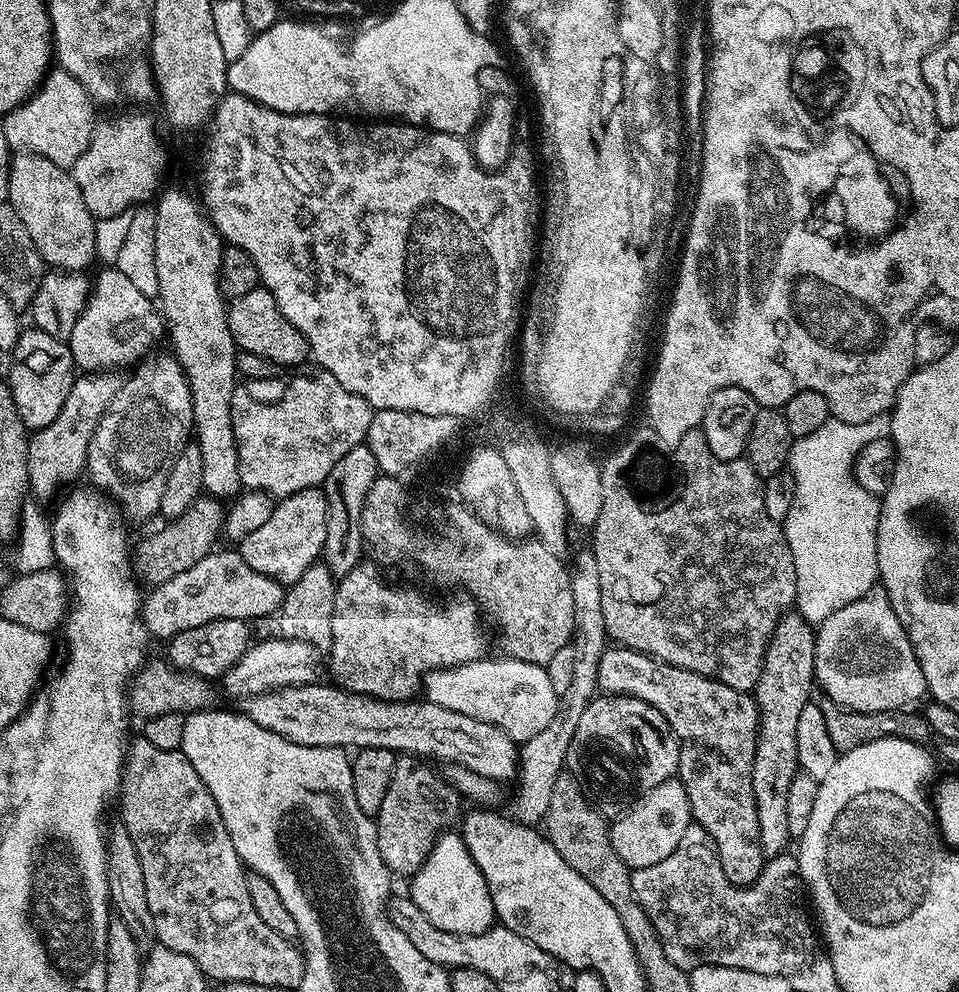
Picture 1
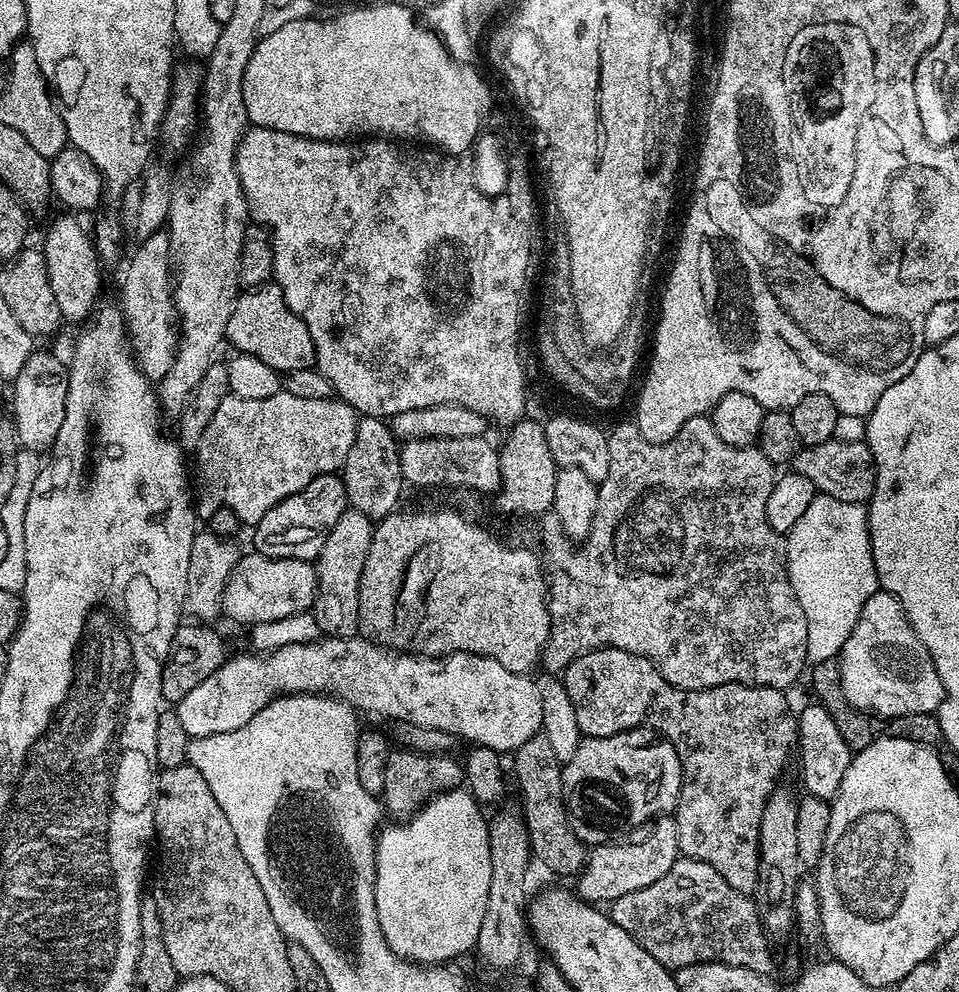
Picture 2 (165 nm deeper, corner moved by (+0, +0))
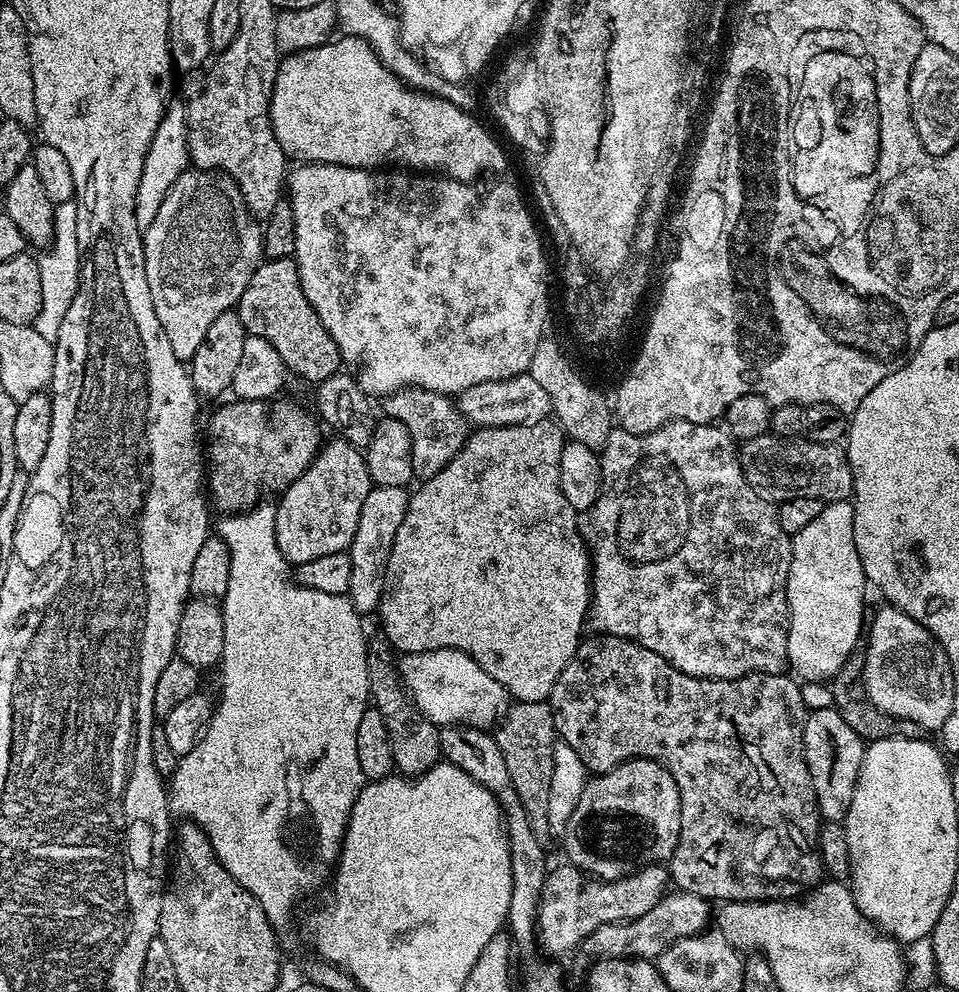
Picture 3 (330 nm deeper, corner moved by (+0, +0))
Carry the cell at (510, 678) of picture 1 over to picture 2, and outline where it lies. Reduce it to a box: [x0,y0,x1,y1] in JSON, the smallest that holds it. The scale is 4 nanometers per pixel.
[174,636,541,754]

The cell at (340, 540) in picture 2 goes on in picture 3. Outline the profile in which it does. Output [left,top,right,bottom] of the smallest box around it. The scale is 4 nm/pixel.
[346,486,409,614]

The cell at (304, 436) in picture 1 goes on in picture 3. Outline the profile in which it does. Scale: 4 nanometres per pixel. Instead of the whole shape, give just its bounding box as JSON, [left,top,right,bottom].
[206,400,322,514]

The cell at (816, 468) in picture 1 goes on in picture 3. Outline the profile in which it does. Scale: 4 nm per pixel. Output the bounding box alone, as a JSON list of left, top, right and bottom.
[788,500,866,681]

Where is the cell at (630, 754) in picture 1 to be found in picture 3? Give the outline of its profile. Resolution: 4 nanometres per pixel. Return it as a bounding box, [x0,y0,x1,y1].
[562,760,682,880]

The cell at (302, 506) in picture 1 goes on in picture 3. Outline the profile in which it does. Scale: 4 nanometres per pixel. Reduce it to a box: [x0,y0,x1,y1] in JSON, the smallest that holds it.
[276,438,373,565]

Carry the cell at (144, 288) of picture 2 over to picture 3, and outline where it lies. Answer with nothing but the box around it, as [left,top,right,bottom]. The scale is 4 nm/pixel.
[143,166,265,361]

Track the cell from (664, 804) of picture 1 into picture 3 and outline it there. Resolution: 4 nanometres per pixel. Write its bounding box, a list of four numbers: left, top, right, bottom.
[538,862,670,952]

